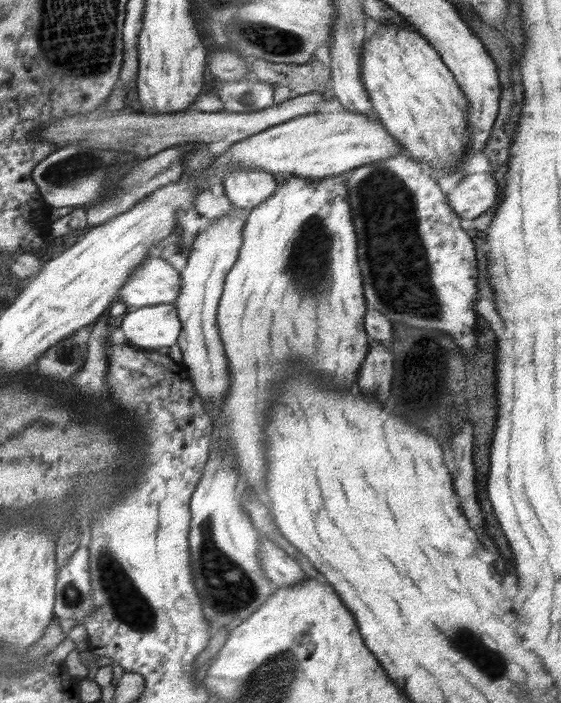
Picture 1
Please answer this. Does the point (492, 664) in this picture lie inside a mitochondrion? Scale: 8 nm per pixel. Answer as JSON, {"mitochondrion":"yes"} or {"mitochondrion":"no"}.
{"mitochondrion":"yes"}

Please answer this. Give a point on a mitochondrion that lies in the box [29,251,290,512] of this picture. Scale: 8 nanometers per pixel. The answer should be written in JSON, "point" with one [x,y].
{"point":[70,351]}

